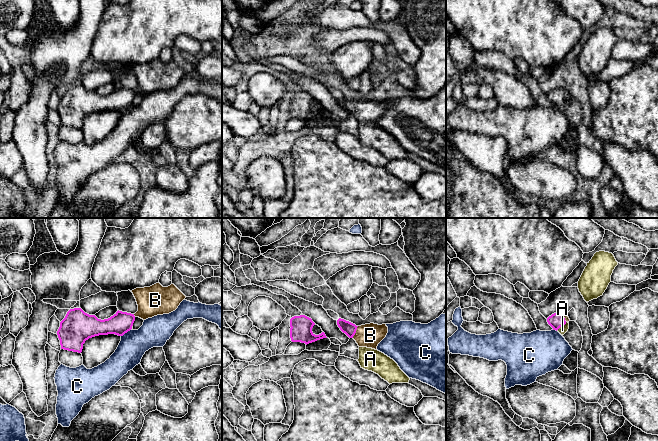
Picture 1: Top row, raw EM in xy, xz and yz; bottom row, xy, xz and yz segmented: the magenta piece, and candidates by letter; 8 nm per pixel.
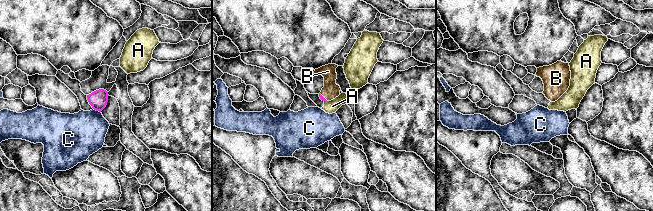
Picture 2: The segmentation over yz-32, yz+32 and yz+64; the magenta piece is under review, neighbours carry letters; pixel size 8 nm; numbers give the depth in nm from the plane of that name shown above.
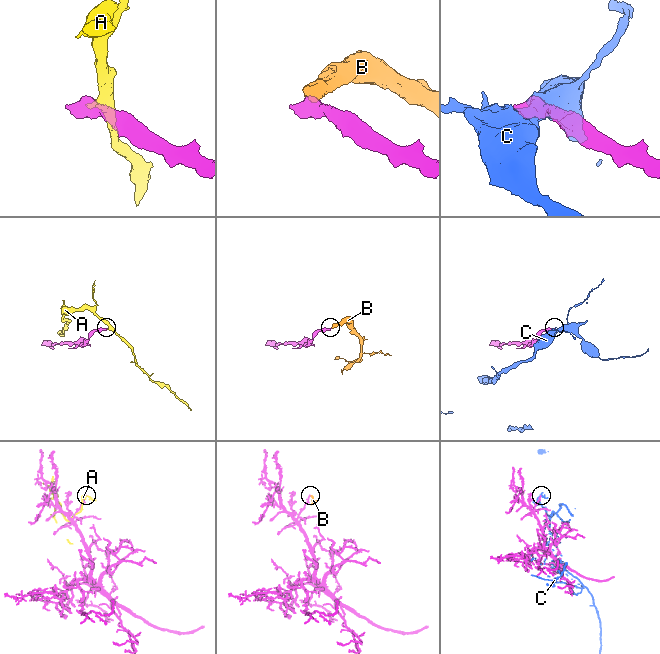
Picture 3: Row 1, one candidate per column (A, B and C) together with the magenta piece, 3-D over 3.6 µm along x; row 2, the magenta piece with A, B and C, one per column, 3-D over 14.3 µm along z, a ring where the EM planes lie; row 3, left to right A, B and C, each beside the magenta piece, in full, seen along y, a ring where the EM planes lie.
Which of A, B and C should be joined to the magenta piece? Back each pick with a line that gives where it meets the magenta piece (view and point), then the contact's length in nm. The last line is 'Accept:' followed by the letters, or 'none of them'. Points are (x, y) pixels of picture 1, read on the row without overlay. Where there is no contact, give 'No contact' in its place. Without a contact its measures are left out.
B: Touches magenta at xz (355, 108). Shared border 110 nm
Accept: B

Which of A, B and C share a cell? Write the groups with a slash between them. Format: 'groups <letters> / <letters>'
groups A / B / C

